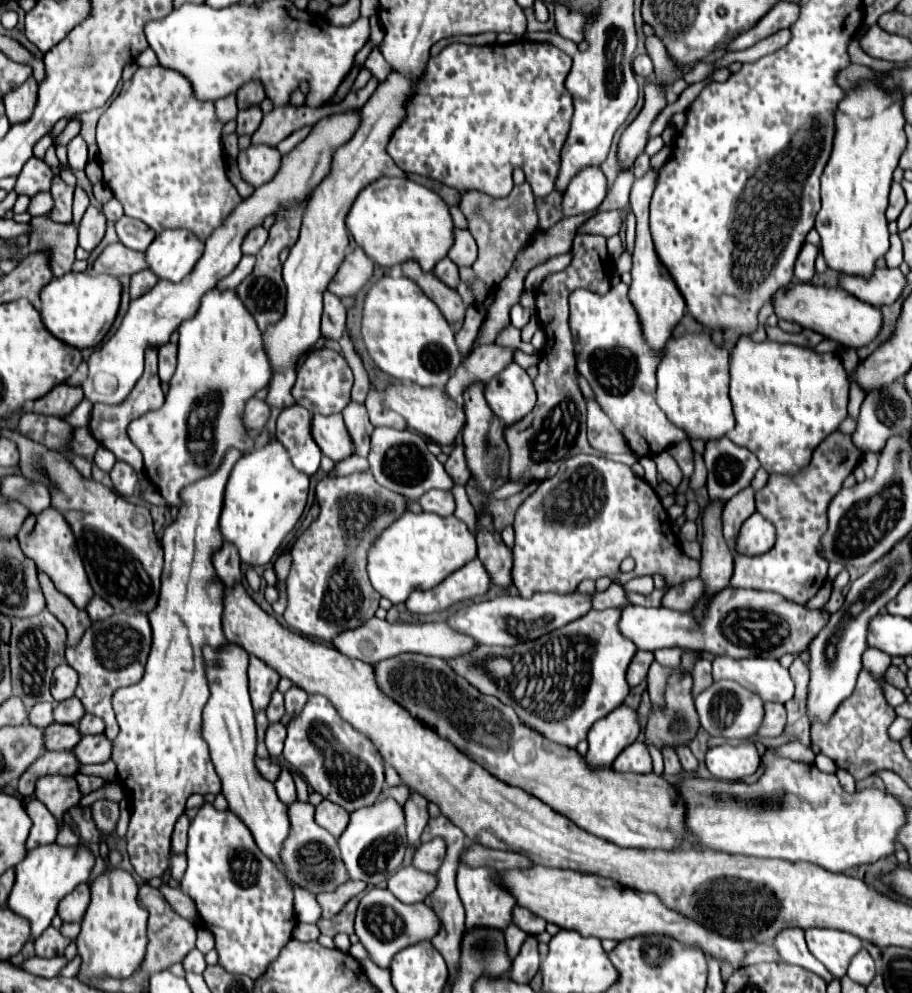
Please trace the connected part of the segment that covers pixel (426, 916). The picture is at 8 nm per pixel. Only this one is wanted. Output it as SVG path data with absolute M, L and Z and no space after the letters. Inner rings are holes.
M372 887L364 893L360 899L360 905L356 909L356 935L360 943L366 947L368 957L378 967L390 967L392 957L416 941L430 941L436 935L436 929L440 929L440 923L436 921L436 915L432 909L428 909L424 903L402 903L398 901L388 889Z

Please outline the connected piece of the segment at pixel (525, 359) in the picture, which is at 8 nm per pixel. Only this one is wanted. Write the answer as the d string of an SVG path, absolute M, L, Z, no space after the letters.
M516 351L514 353L514 361L520 365L520 367L530 367L530 365L538 365L538 361L540 361L540 355L526 355L526 353L522 353L522 351Z

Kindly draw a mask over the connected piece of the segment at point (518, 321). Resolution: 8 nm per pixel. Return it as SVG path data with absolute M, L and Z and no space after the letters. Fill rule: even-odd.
M514 305L510 317L512 317L512 325L518 327L518 329L522 329L528 323L528 319L530 319L530 311L524 309L524 307L520 307L520 305Z

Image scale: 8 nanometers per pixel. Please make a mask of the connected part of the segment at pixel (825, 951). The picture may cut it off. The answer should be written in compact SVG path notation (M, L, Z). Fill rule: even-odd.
M810 927L806 929L806 943L814 957L834 975L844 977L850 959L860 951L862 941L846 931Z

